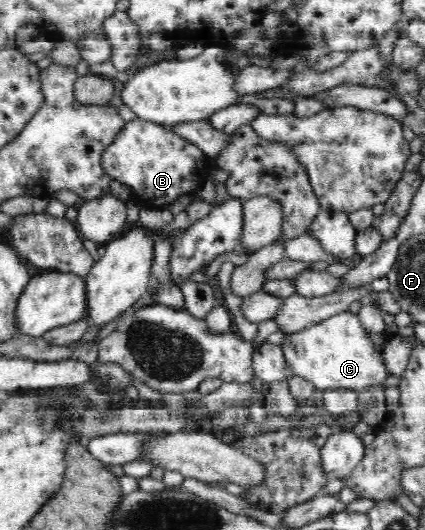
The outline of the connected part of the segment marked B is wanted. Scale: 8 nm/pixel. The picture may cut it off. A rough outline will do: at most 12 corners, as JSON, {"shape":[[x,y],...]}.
{"shape":[[133,118],[102,157],[113,179],[159,208],[194,194],[207,155]]}

